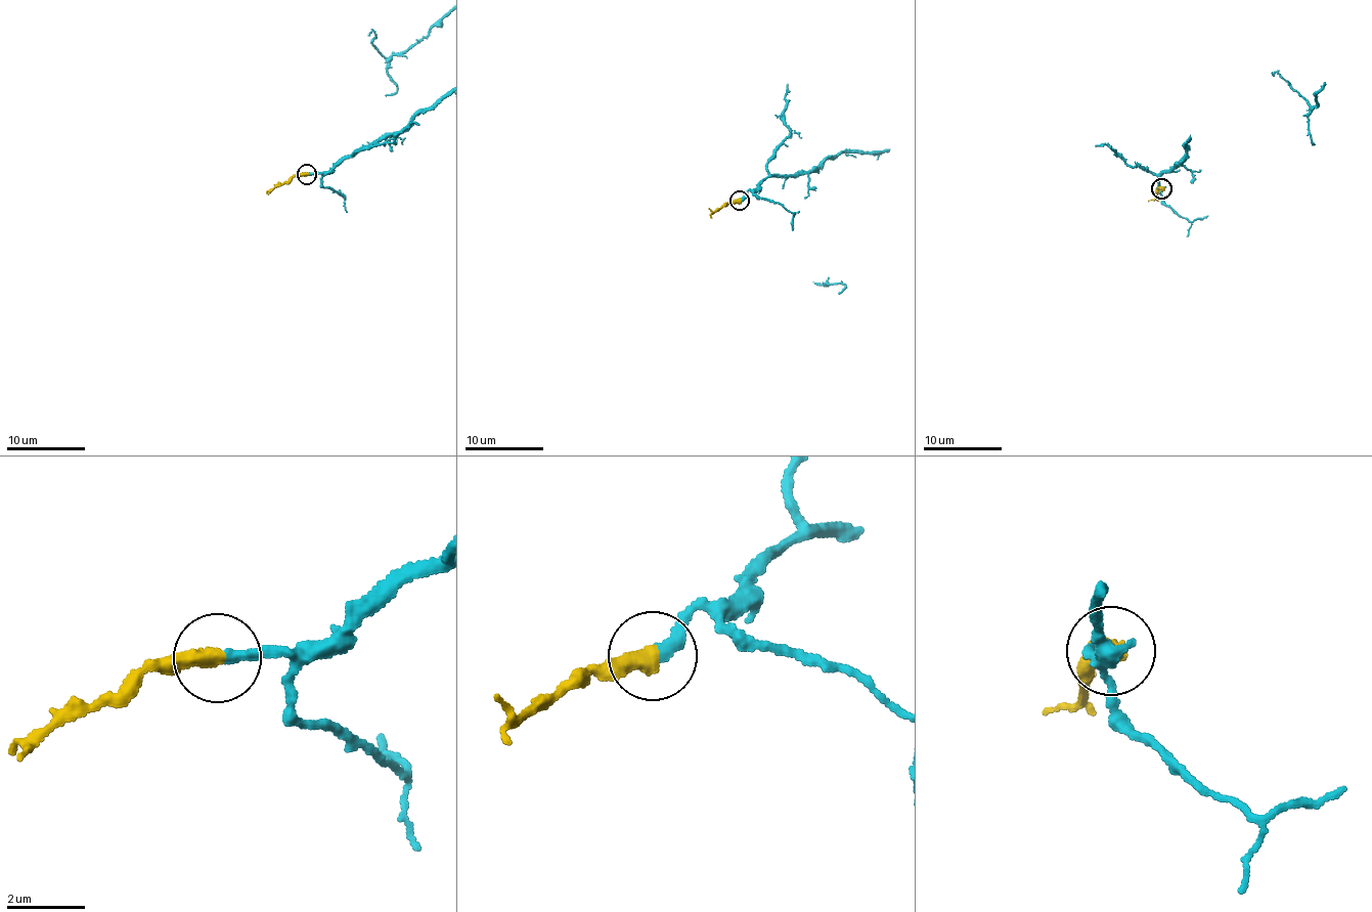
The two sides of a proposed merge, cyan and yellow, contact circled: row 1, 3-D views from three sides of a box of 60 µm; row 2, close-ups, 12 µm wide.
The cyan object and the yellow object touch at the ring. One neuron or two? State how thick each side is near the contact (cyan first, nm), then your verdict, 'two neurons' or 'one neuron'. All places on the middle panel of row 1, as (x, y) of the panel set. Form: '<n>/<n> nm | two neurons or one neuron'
320/460 nm | one neuron

